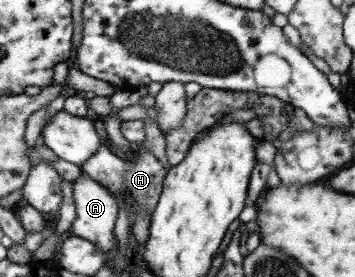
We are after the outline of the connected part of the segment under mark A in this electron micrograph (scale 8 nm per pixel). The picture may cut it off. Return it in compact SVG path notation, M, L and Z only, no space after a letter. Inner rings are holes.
M82 173L71 181L72 203L74 203L75 217L70 226L70 235L78 236L96 244L104 252L110 251L114 245L113 225L118 215L116 198L104 185L96 183Z

